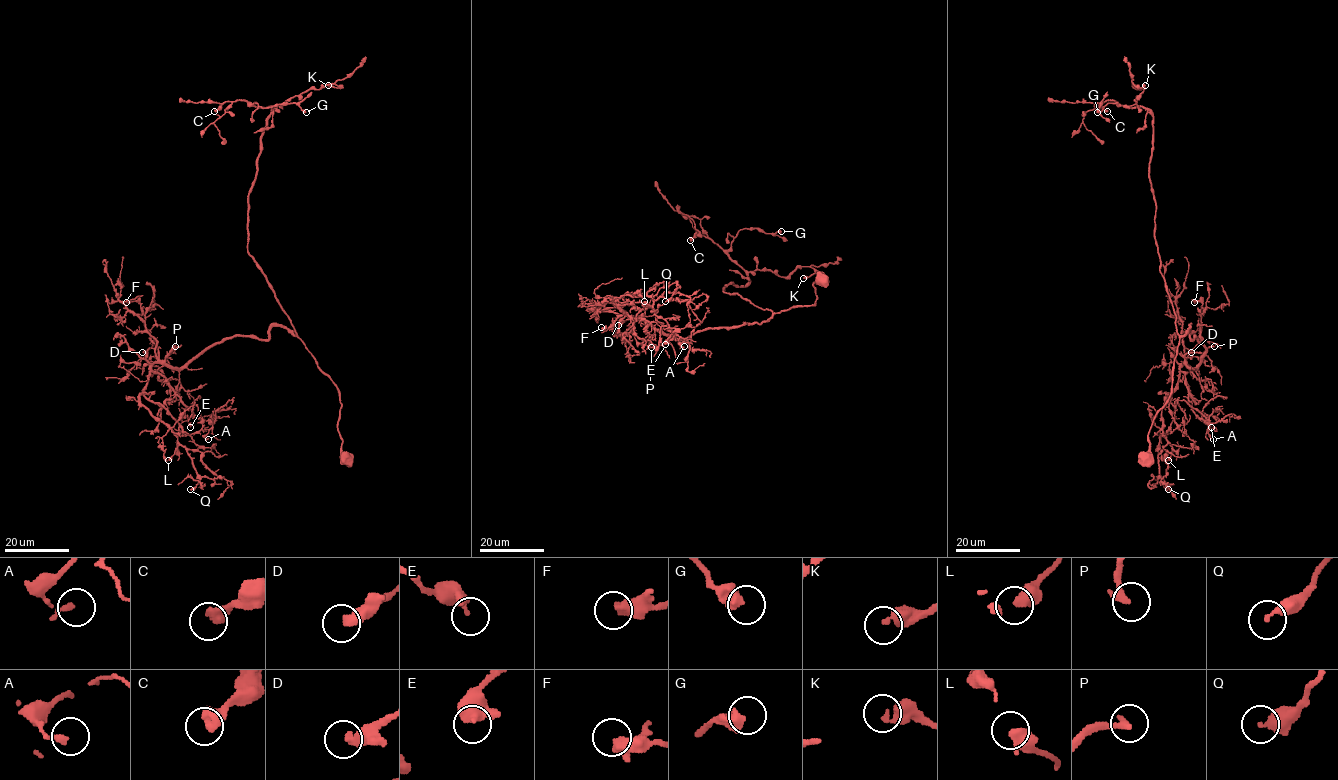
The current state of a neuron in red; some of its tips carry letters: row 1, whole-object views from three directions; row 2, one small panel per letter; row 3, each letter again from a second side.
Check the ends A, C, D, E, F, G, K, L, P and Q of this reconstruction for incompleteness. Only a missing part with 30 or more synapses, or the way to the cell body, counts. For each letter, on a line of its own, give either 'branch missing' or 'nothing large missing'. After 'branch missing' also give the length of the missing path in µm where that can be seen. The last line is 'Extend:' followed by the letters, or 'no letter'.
A: nothing large missing
C: nothing large missing
D: nothing large missing
E: nothing large missing
F: nothing large missing
G: nothing large missing
K: nothing large missing
L: nothing large missing
P: branch missing; missing 30 µm
Q: nothing large missing
Extend: P

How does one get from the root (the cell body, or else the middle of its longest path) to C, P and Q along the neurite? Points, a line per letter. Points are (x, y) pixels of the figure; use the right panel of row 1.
C: (1148, 457), (1152, 422), (1171, 391), (1179, 335), (1154, 235), (1153, 116), (1111, 100), (1100, 103), (1107, 111)
P: (1148, 457), (1179, 339), (1190, 326), (1189, 337), (1206, 348), (1190, 368), (1186, 353), (1214, 346)
Q: (1148, 457), (1190, 326), (1206, 352), (1194, 368), (1180, 368), (1161, 410), (1167, 443), (1157, 480), (1168, 489)

